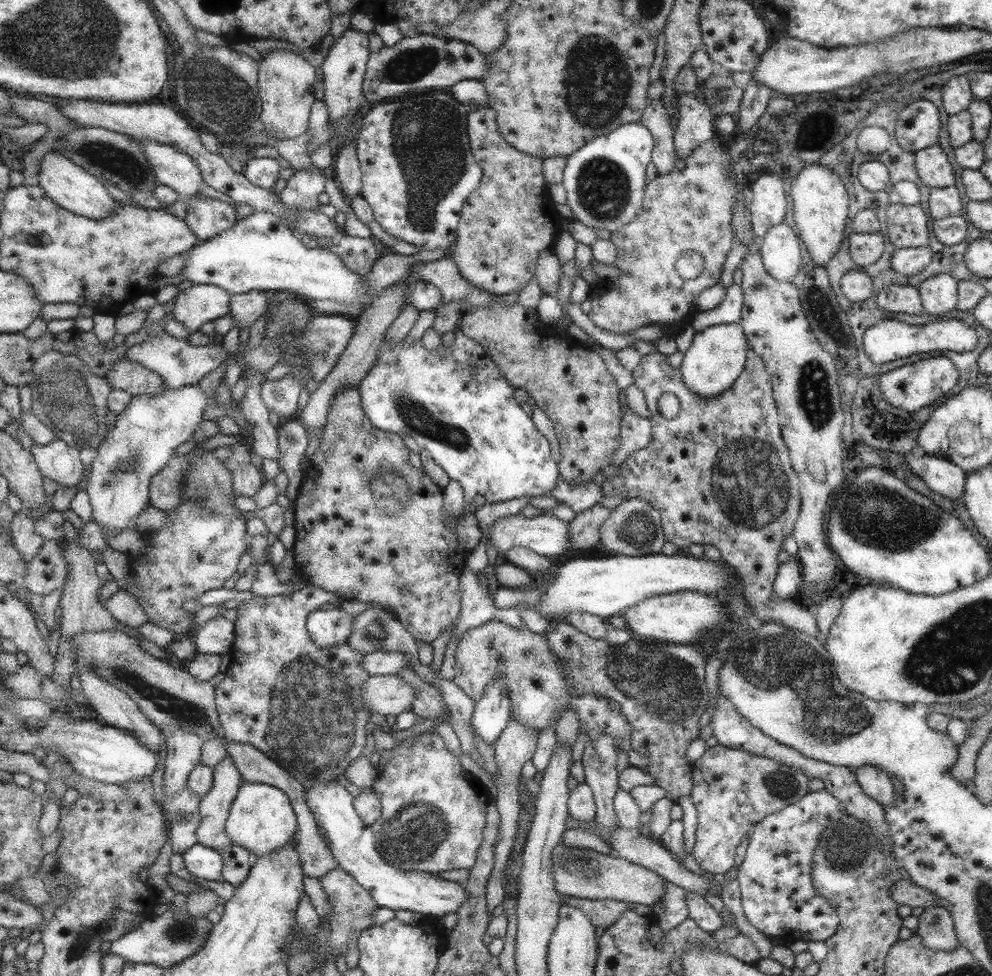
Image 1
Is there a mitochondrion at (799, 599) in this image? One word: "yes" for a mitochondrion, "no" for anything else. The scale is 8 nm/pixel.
no

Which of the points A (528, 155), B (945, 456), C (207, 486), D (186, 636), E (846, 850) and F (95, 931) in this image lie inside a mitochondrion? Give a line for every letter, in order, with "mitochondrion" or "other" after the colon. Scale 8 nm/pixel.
A: other
B: other
C: mitochondrion
D: other
E: mitochondrion
F: mitochondrion

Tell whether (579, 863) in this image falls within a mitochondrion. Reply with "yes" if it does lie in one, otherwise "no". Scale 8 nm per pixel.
yes

